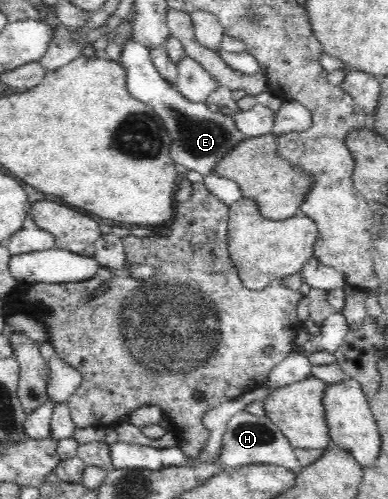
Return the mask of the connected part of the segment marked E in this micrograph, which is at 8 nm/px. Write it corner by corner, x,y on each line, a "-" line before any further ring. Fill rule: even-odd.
135,39
125,44
124,53
118,61
126,68
129,92
142,103
149,105
162,118
171,137
171,158
174,165
178,163
203,176
214,174
218,163
229,151
248,138
238,129
233,114
210,111
206,101
196,103
186,99
175,84
164,79
155,68
148,48

